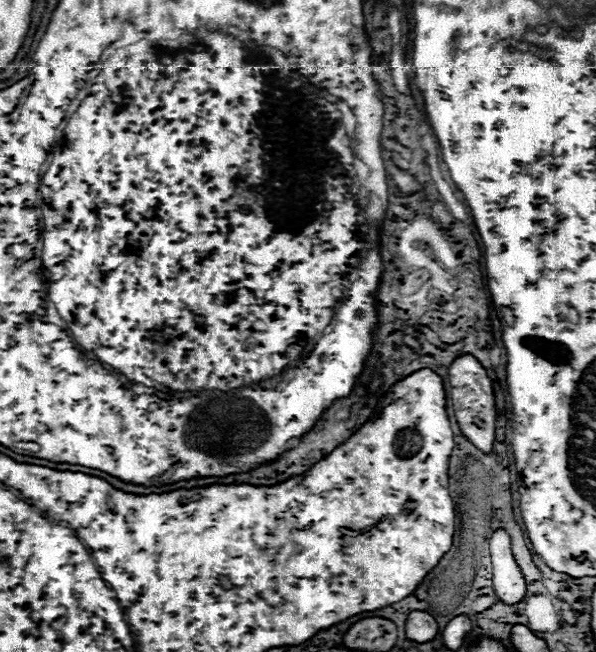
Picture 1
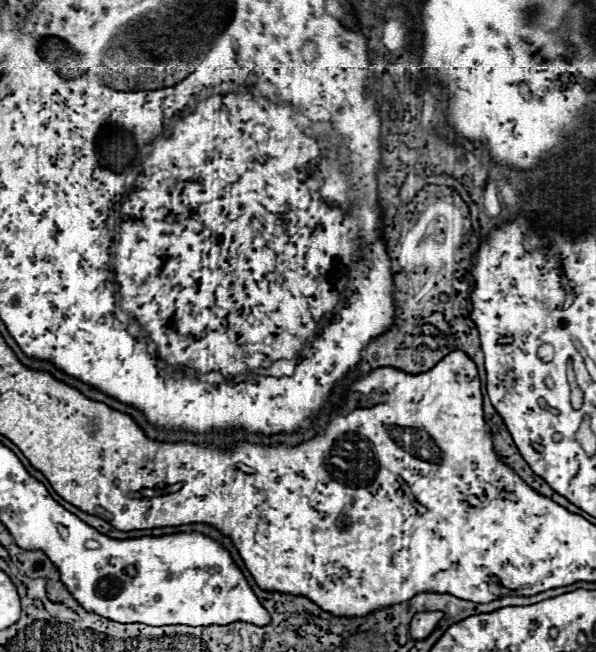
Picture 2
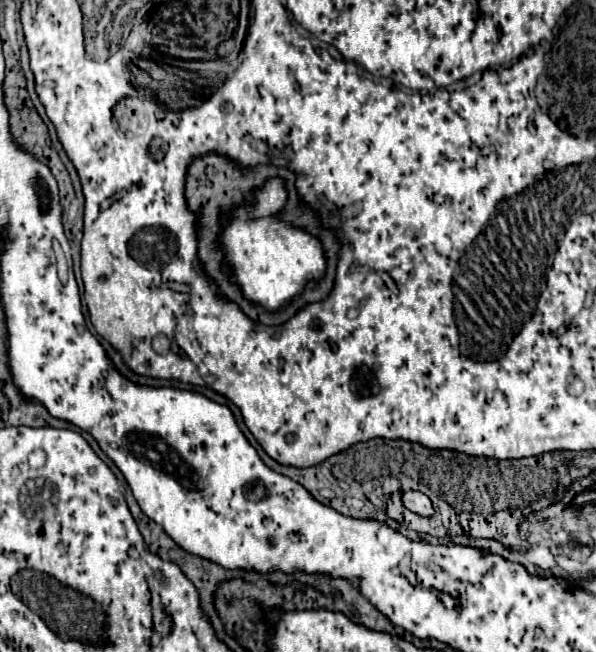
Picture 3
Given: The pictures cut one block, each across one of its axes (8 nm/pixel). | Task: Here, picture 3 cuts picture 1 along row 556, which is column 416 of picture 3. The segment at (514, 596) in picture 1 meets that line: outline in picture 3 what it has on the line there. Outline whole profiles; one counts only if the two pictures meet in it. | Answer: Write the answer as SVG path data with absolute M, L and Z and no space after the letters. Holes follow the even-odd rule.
M406 492L402 496L402 502L408 510L412 510L414 514L420 514L420 516L434 516L434 508L432 508L432 502L426 494L422 492Z

